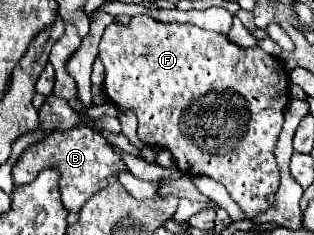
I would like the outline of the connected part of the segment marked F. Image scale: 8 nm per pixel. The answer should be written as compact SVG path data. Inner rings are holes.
M132 17L128 25L112 23L112 25L108 25L104 29L104 35L100 39L98 59L106 67L104 91L106 91L108 99L110 99L110 103L114 103L120 109L130 109L130 111L136 113L136 117L138 117L138 137L140 137L140 141L146 147L168 149L172 153L172 157L176 159L178 169L184 175L190 175L190 177L194 177L194 175L208 175L208 177L216 179L218 183L222 183L228 189L230 197L242 207L246 219L252 219L254 215L260 215L260 213L264 213L268 209L266 195L268 193L276 193L276 187L280 183L280 169L278 169L278 163L276 163L276 157L274 157L274 149L276 149L276 143L278 143L278 137L280 137L280 129L282 129L282 123L284 123L284 111L286 111L286 105L290 101L288 73L286 73L284 65L276 57L264 53L260 47L250 47L250 49L238 47L226 35L220 35L220 33L214 33L214 31L206 31L206 29L196 27L196 25L188 25L188 23L160 23L156 19L150 19L150 17Z

